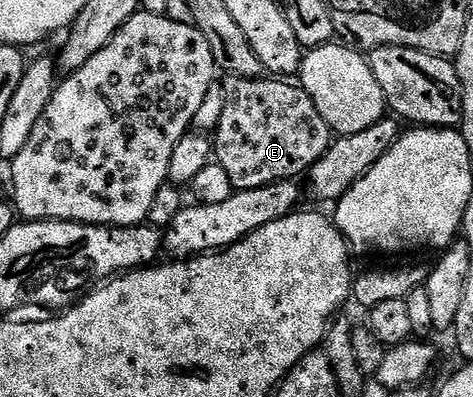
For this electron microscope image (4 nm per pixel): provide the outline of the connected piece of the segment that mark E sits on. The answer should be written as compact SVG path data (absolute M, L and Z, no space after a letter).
M273 76L233 78L224 83L223 120L219 120L212 143L216 165L223 168L234 191L254 190L276 182L300 179L300 174L302 177L329 151L331 131L323 116L319 116L319 108L315 108L311 96L307 96L300 85L293 83L292 86L291 83Z

